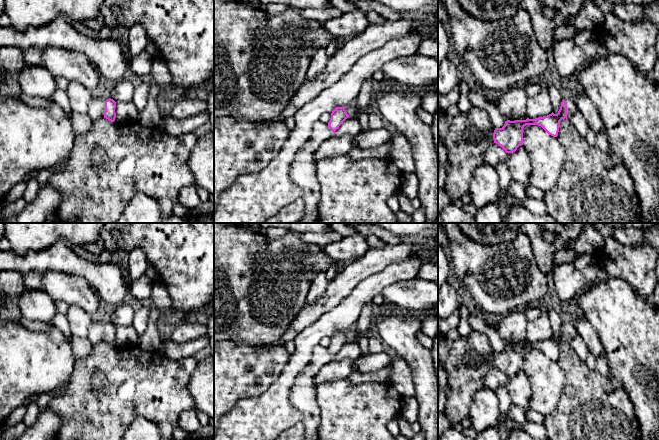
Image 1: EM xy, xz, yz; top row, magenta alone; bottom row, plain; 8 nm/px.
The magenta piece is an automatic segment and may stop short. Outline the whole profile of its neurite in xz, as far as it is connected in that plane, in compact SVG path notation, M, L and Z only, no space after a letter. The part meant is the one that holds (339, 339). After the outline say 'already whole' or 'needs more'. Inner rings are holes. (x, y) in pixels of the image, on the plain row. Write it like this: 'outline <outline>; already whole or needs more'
outline M336 331L328 347L316 345L312 350L309 365L300 373L290 391L289 401L303 417L304 440L317 437L320 424L320 409L316 401L314 378L321 367L331 362L348 341L345 331Z; needs more

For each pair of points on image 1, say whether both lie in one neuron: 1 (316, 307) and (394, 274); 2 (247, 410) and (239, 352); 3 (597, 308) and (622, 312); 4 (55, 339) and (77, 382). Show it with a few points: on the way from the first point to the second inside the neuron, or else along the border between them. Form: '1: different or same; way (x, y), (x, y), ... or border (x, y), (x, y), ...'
1: different; border (367, 277), (332, 308)
2: different; border (267, 388), (256, 396), (241, 398), (227, 412)
3: same; way (603, 308), (611, 308), (616, 312)
4: different; border (77, 360), (69, 380)

